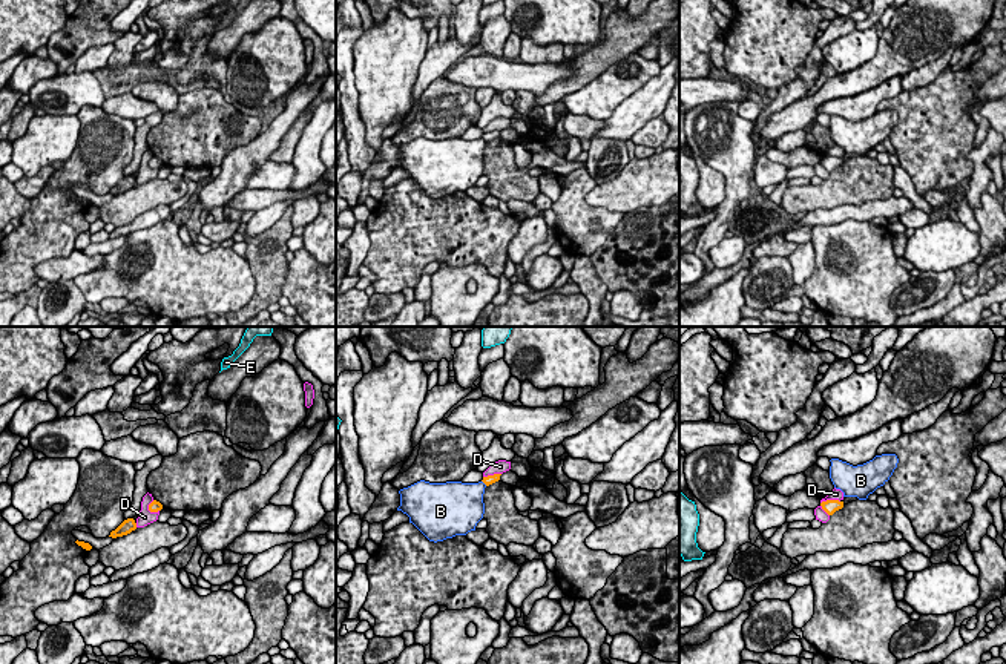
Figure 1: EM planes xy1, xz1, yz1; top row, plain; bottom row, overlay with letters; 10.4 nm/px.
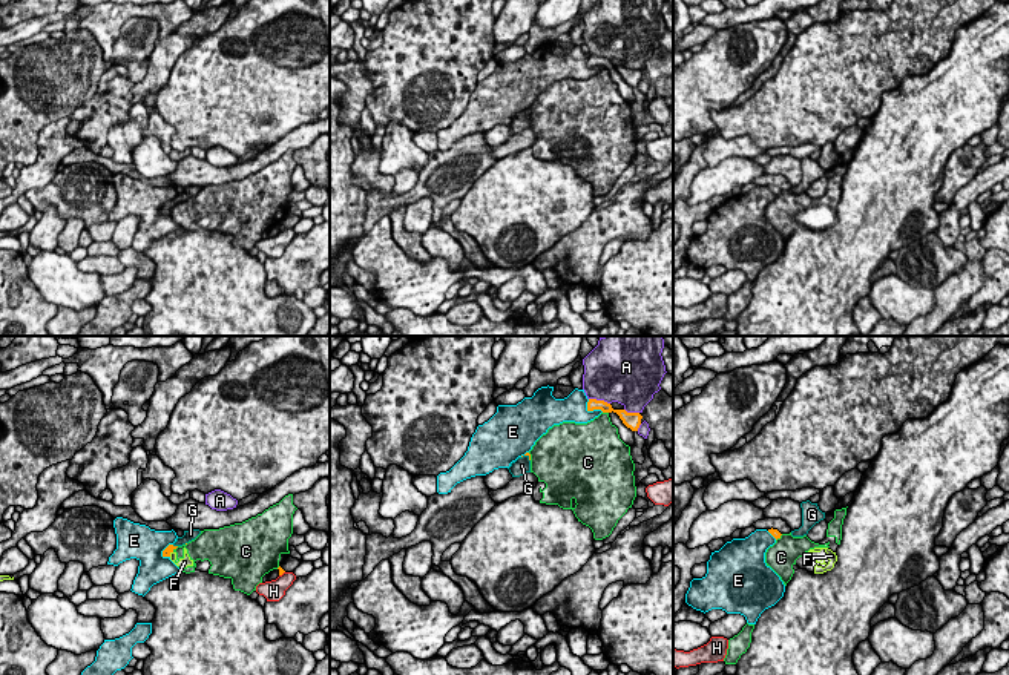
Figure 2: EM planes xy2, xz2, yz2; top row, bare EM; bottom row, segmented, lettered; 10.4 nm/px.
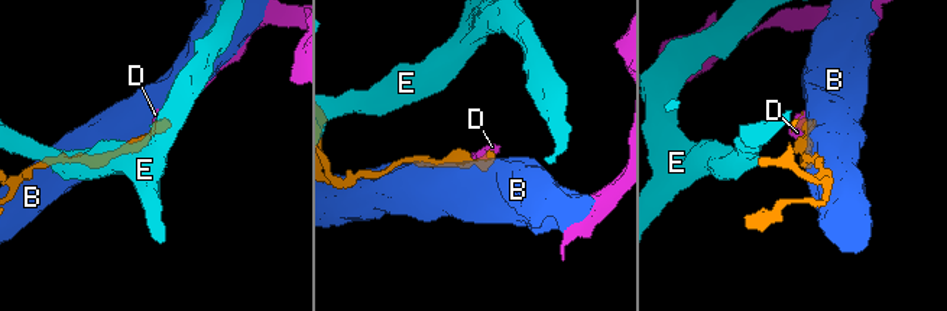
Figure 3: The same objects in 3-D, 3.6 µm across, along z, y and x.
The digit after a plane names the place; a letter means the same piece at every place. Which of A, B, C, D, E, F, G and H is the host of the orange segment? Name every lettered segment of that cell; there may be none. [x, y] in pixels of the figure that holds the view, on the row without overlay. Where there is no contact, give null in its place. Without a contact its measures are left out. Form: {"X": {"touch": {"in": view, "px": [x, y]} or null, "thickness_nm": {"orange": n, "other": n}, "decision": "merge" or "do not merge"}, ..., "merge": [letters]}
{"A": {"touch": {"in": "xz2", "px": [600, 57]}, "thickness_nm": {"orange": 120, "other": 480}, "decision": "do not merge"}, "B": {"touch": {"in": "xz1", "px": [485, 140]}, "thickness_nm": {"orange": 100, "other": 360}, "decision": "do not merge"}, "C": {"touch": {"in": "xz2", "px": [606, 68]}, "thickness_nm": {"orange": 130, "other": 340}, "decision": "do not merge"}, "D": {"touch": {"in": "yz1", "px": [822, 158]}, "thickness_nm": {"orange": 160, "other": 130}, "decision": "do not merge"}, "E": {"touch": {"in": "xz2", "px": [591, 66]}, "thickness_nm": {"orange": 120, "other": 280}, "decision": "do not merge"}, "F": {"touch": {"in": "xy2", "px": [169, 210]}, "thickness_nm": {"orange": 90, "other": 100}, "decision": "do not merge"}, "G": {"touch": {"in": "xz2", "px": [526, 111]}, "thickness_nm": {"orange": 30, "other": 170}, "decision": "merge"}, "H": {"touch": {"in": "xy2", "px": [281, 230]}, "thickness_nm": {"orange": 60, "other": 220}, "decision": "do not merge"}, "merge": ["G"]}

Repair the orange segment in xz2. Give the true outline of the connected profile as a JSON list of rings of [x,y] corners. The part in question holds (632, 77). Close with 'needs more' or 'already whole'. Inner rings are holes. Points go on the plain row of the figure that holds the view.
[[[589,55],[587,68],[601,66],[603,69],[616,69],[623,80],[632,87],[638,87],[643,72],[639,69],[627,69],[626,66],[613,66],[610,60],[604,57]]]; already whole

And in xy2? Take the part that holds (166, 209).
[[[199,186],[184,187],[184,192],[182,192],[182,193],[178,193],[173,201],[169,201],[169,202],[163,207],[163,213],[170,213],[170,210],[172,210],[178,202],[182,202],[182,201],[186,201],[186,199],[195,196],[199,190],[201,190]]]; needs more

